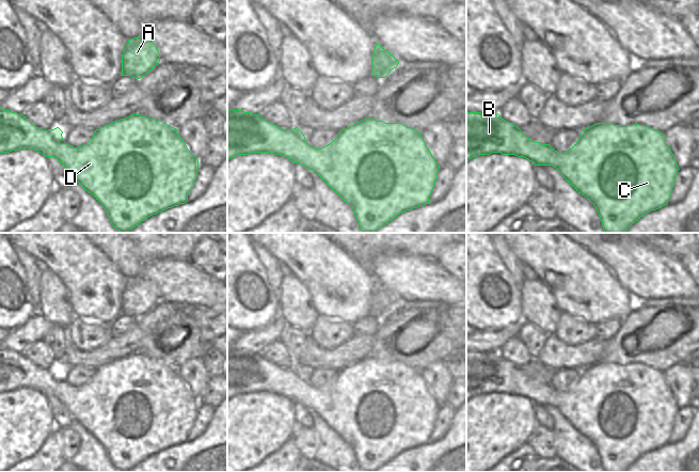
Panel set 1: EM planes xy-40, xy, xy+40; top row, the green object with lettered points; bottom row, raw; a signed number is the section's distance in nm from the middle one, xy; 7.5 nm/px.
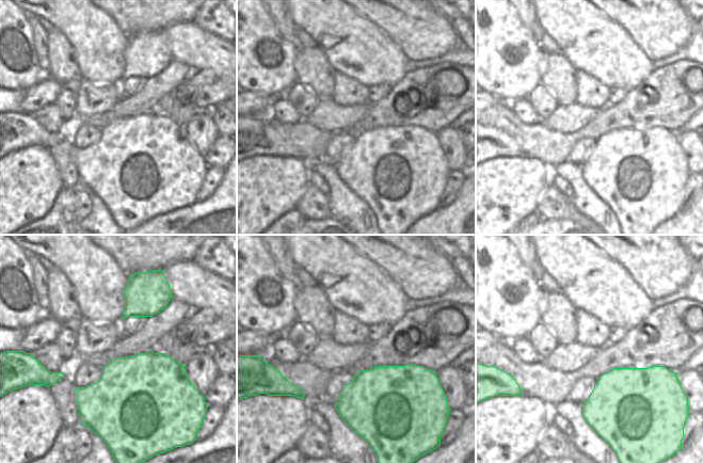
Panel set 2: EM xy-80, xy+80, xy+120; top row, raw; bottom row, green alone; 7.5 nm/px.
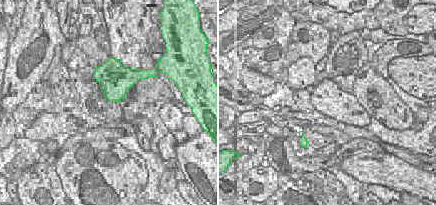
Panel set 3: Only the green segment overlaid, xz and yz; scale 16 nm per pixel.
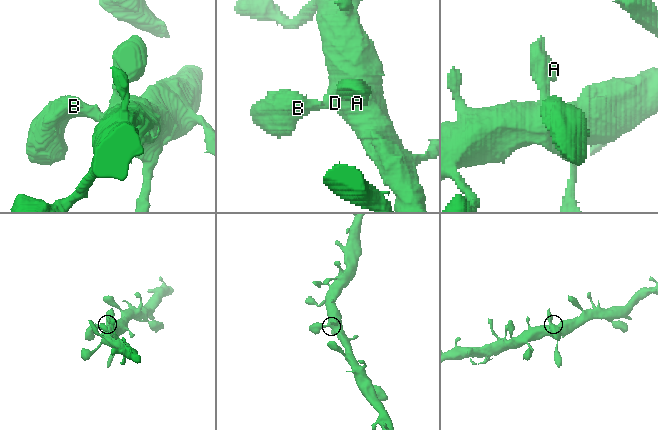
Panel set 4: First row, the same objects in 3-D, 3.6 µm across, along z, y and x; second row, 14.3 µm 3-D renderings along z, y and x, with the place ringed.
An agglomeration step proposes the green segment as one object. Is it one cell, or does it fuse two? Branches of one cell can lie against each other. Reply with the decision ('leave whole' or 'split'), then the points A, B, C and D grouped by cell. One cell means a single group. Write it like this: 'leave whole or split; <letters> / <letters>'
leave whole; A B C D

